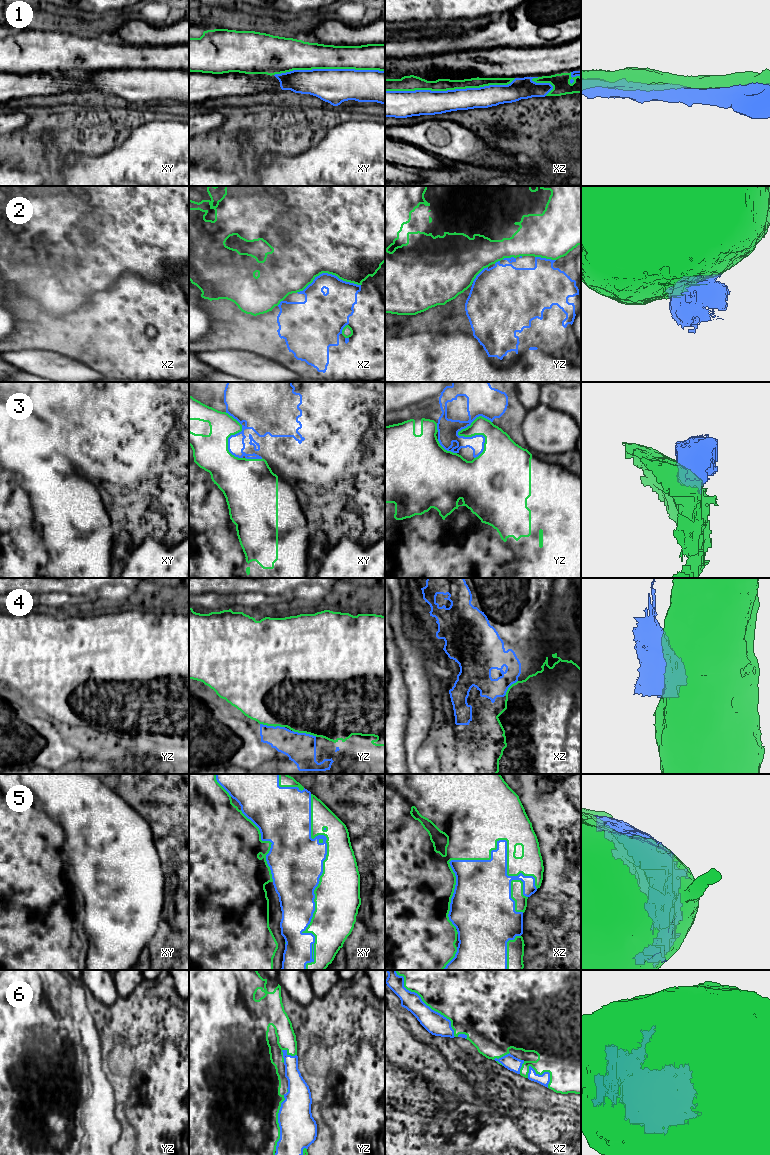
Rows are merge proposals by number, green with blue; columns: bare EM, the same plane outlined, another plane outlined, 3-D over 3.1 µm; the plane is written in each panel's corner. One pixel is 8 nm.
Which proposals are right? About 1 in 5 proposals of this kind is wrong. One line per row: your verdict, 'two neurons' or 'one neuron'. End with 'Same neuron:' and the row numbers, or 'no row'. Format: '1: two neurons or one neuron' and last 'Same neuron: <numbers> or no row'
1: two neurons
2: one neuron
3: two neurons
4: two neurons
5: one neuron
6: one neuron
Same neuron: 2, 5, 6

